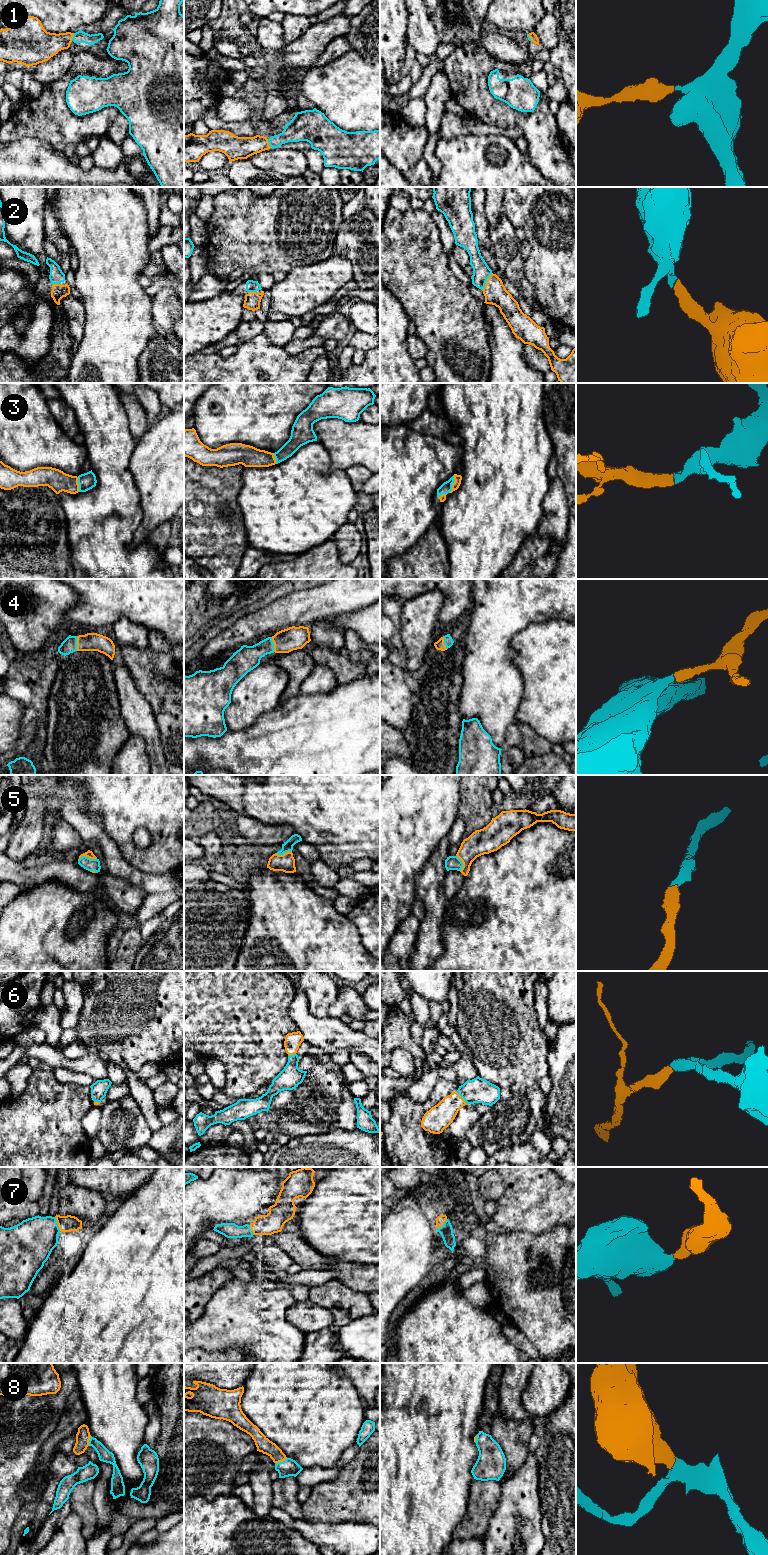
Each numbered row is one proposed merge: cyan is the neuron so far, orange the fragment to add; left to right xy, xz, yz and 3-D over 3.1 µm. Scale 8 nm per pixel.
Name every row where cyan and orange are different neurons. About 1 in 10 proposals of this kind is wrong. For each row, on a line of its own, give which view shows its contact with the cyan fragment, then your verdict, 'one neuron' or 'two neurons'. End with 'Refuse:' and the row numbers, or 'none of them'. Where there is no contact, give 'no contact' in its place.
1: xz | one neuron
2: yz | one neuron
3: yz | one neuron
4: xy | one neuron
5: xy | one neuron
6: yz | one neuron
7: xy | one neuron
8: xz | one neuron
Refuse: none of them

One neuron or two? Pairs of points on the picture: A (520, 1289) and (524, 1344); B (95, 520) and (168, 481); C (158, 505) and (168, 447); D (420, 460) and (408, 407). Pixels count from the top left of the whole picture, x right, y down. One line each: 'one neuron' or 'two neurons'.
A: two neurons
B: two neurons
C: one neuron
D: two neurons

